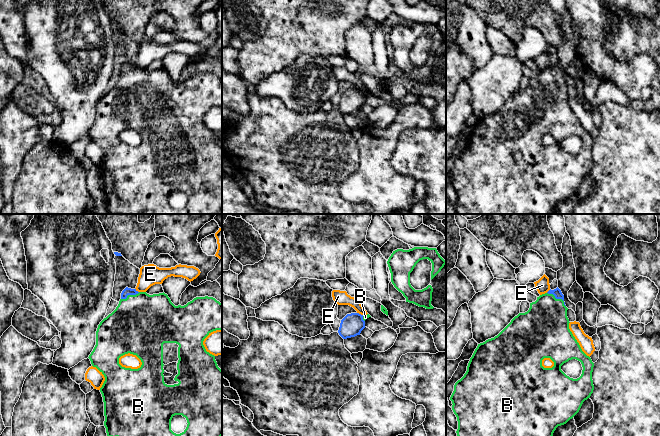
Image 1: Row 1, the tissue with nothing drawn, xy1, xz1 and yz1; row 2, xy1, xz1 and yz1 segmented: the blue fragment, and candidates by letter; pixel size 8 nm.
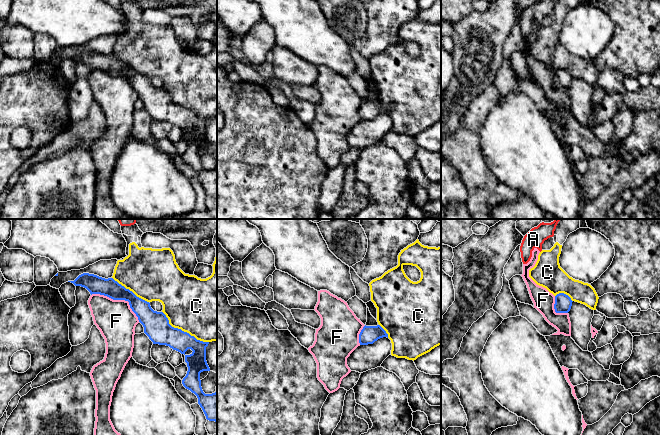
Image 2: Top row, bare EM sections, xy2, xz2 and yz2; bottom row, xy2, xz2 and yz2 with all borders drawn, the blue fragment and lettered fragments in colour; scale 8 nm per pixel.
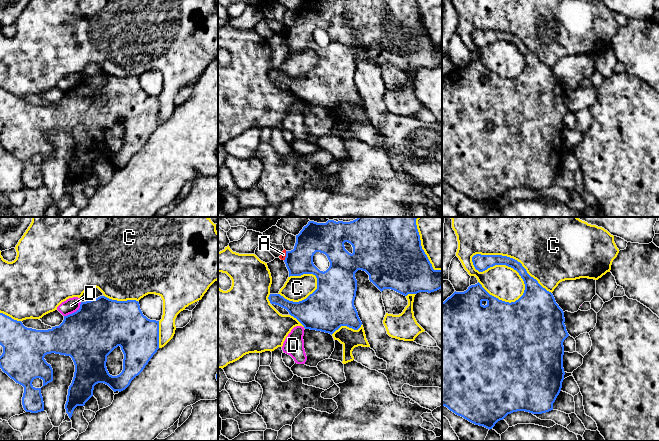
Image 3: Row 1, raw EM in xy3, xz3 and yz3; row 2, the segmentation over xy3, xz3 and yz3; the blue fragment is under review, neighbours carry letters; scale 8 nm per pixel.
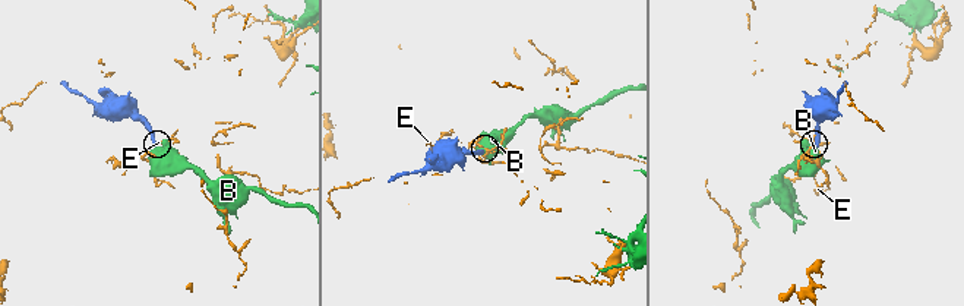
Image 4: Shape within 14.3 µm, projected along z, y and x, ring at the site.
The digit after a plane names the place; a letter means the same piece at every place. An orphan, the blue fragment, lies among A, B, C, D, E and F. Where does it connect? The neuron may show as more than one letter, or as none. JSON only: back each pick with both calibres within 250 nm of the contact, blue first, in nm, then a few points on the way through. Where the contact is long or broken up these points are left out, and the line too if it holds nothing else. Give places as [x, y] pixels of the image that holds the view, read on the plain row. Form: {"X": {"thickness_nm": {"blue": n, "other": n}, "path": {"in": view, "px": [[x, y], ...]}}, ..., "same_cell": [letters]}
{"B": {"thickness_nm": {"blue": 70, "other": 380}, "path": {"in": "yz1", "px": [[557, 69], [558, 74], [549, 84], [545, 102]]}}, "same_cell": ["B"]}

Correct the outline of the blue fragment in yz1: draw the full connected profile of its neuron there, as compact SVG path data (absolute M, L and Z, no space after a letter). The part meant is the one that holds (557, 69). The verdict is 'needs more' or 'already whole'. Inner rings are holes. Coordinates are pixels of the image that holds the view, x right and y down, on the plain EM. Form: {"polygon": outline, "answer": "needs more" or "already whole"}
{"polygon": "M558 63L554 66L550 65L547 69L537 73L535 78L530 79L530 84L527 88L519 89L515 92L497 112L478 120L470 134L466 149L455 159L454 167L450 173L453 180L452 186L458 197L458 205L456 207L458 214L552 214L558 202L566 200L579 188L583 178L590 174L594 166L592 156L594 139L582 127L579 119L570 107L567 86L568 84L565 81L564 71L561 66ZM544 134L550 134L554 138L554 142L552 144L544 144L542 142L542 136ZM572 135L580 137L583 143L582 150L577 155L570 154L561 146L561 142Z", "answer": "needs more"}

